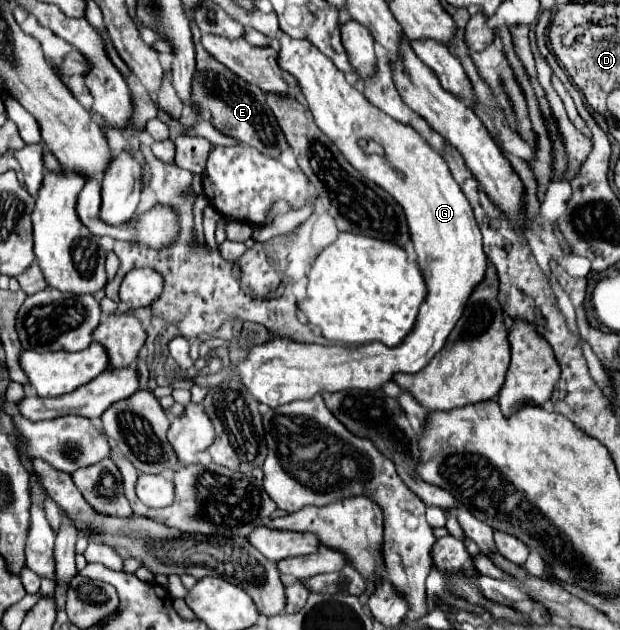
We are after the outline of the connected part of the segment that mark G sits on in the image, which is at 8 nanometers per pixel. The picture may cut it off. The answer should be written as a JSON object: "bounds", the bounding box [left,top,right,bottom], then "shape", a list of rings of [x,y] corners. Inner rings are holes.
{"bounds":[236,35,486,409],"shape":[[[282,35],[278,61],[284,71],[296,77],[316,125],[330,137],[332,143],[336,143],[348,163],[352,163],[356,171],[360,171],[366,179],[372,179],[402,205],[428,293],[420,305],[414,329],[396,347],[370,343],[348,349],[338,345],[324,347],[314,343],[290,343],[288,339],[270,339],[262,345],[250,345],[240,339],[240,345],[246,351],[246,361],[236,369],[248,391],[272,409],[294,399],[312,399],[314,395],[332,391],[376,391],[384,383],[392,381],[392,377],[400,371],[420,371],[428,365],[432,355],[444,347],[446,337],[460,319],[472,289],[484,279],[486,271],[482,235],[472,207],[460,185],[454,181],[446,161],[426,143],[426,139],[422,139],[420,133],[406,123],[400,123],[374,107],[310,41]],[[358,139],[372,139],[380,143],[384,147],[384,155],[364,155]],[[398,171],[402,171],[404,177],[398,177]]]}

